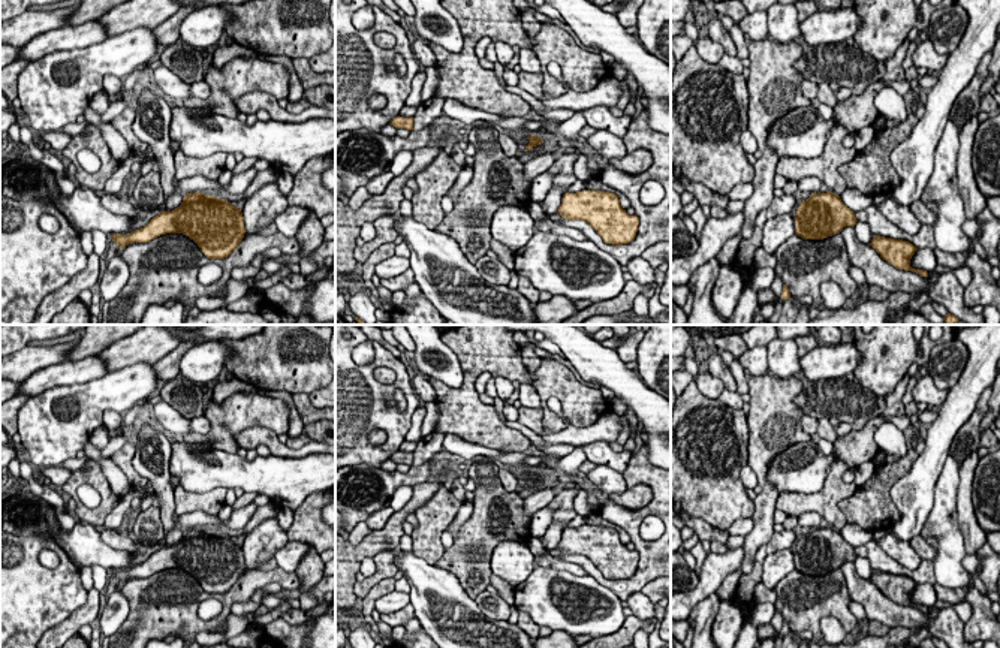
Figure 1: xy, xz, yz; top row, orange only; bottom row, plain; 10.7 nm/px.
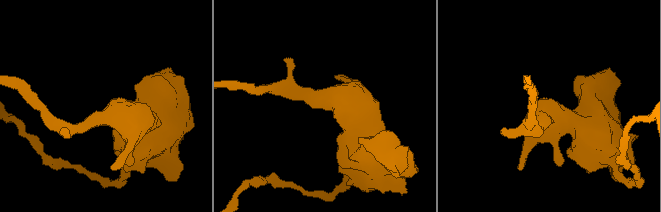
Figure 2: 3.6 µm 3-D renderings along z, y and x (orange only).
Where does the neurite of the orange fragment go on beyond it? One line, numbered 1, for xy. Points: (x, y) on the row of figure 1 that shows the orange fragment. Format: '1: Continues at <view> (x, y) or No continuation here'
1: No continuation here

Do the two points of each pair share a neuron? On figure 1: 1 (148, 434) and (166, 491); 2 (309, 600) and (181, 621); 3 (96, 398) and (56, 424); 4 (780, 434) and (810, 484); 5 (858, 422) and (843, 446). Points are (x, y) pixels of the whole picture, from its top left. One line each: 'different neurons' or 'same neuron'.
1: same neuron
2: different neurons
3: same neuron
4: different neurons
5: different neurons

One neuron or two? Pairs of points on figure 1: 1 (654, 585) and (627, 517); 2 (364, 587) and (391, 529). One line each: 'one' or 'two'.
1: two
2: two

